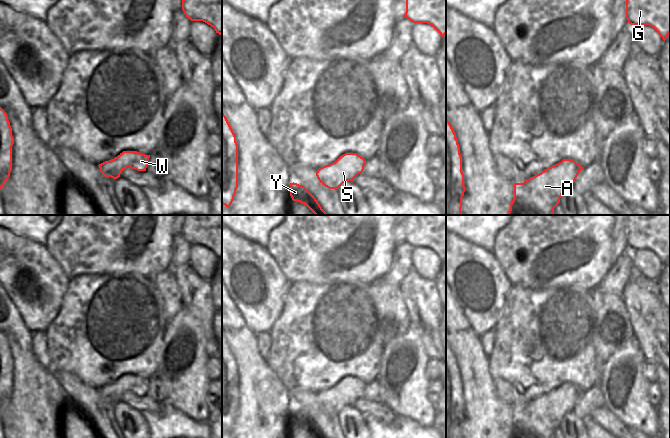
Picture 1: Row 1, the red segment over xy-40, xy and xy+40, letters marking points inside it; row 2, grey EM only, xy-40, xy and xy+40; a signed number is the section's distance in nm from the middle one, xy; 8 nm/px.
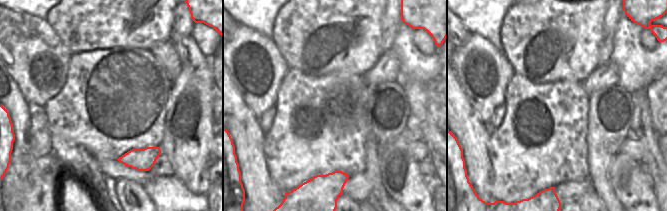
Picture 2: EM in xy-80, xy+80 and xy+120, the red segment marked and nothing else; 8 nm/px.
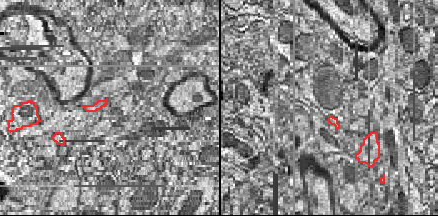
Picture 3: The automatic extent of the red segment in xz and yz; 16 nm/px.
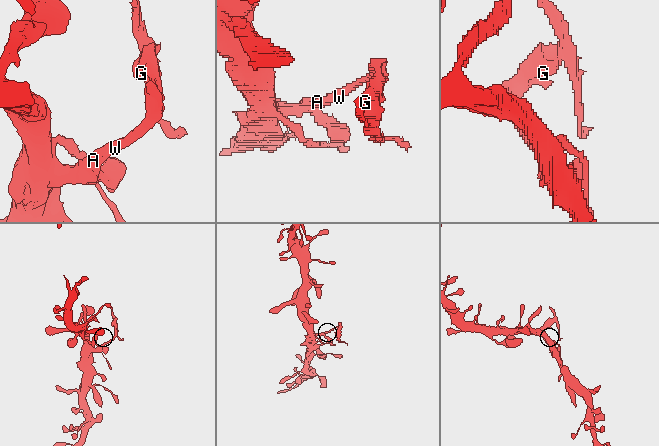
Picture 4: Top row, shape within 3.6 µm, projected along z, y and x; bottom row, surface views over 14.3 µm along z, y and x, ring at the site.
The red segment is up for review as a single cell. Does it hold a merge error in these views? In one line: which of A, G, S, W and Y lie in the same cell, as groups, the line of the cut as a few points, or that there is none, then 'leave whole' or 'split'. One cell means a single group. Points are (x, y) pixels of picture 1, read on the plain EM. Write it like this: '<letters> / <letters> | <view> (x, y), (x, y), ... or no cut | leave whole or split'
A S Y / G W | xy (336, 384), (339, 386), (350, 385), (358, 397) | split

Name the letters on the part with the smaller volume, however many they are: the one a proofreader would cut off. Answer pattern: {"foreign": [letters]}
{"foreign": ["G", "W"]}

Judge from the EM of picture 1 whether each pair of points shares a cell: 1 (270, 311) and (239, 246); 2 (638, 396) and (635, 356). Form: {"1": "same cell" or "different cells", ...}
{"1": "same cell", "2": "same cell"}

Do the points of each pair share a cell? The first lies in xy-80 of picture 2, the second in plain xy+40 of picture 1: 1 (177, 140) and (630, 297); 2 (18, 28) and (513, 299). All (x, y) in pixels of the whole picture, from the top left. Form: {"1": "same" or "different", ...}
{"1": "different", "2": "different"}

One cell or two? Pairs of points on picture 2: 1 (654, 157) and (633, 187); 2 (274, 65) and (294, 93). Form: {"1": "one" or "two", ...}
{"1": "two", "2": "two"}

